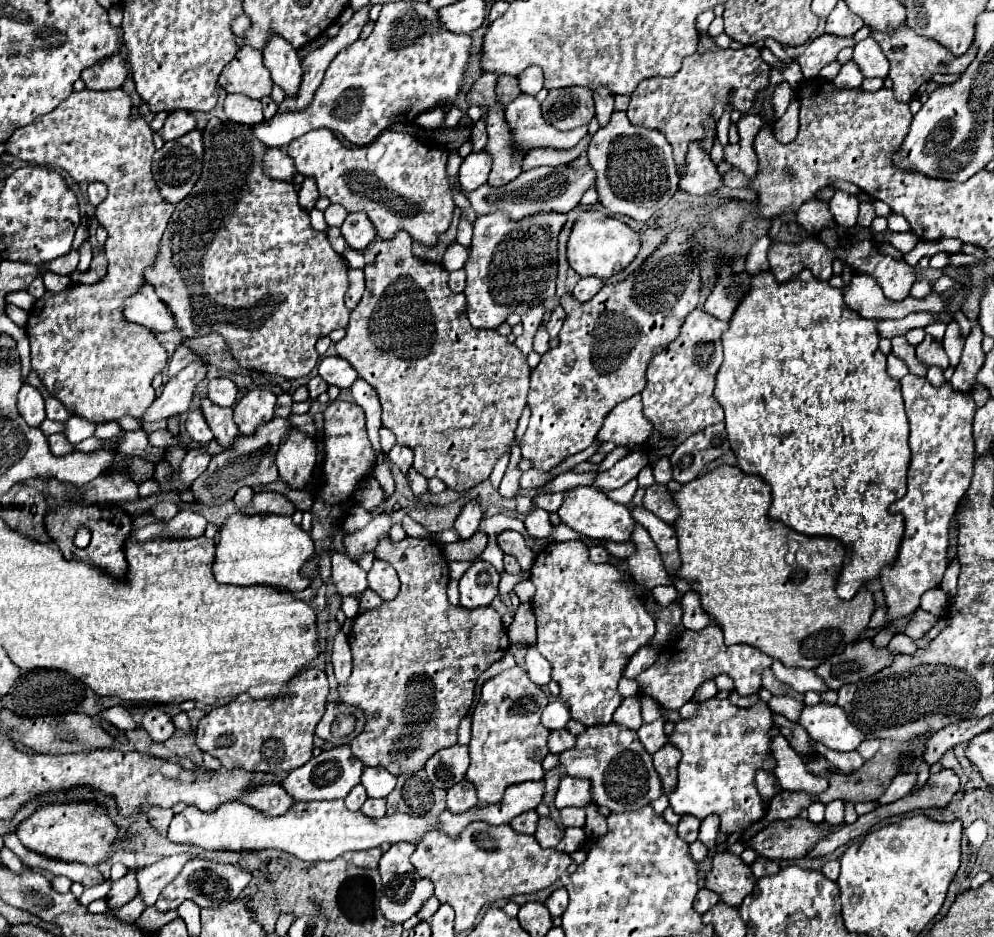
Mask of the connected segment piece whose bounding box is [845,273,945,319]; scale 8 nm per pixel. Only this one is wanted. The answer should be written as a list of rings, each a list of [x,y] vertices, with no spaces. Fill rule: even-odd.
[[[867,273],[853,275],[851,283],[845,287],[845,301],[865,319],[903,319],[915,311],[929,311],[929,313],[945,311],[945,301],[937,293],[931,293],[923,299],[907,297],[897,303],[889,301],[883,295],[879,283]]]

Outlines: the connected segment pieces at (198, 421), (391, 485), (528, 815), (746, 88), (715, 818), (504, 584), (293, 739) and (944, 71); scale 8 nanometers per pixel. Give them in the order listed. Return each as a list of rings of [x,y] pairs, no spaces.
[[[199,409],[189,413],[189,417],[185,421],[185,429],[187,429],[189,437],[197,443],[209,443],[213,439],[213,433],[211,433],[211,429],[209,429],[209,425]]]
[[[385,459],[381,461],[381,464],[375,465],[373,477],[379,482],[381,489],[385,491],[385,495],[391,497],[391,493],[393,493],[393,489],[395,489],[395,481],[393,481],[393,475],[388,463],[389,461]]]
[[[525,811],[521,813],[519,817],[515,817],[509,825],[513,827],[513,831],[517,833],[527,833],[527,835],[533,835],[535,829],[537,829],[537,813],[535,811]]]
[[[755,45],[743,49],[717,49],[713,53],[695,53],[683,61],[683,67],[673,77],[651,77],[639,83],[631,95],[631,105],[627,117],[633,125],[659,129],[665,133],[667,141],[673,147],[673,157],[677,167],[685,161],[685,151],[689,141],[701,141],[705,149],[711,149],[713,137],[717,133],[717,121],[723,107],[727,105],[727,93],[733,89],[733,107],[745,113],[759,89],[769,83],[771,67],[759,57]]]
[[[709,815],[707,819],[701,821],[701,829],[699,829],[699,841],[713,851],[717,845],[717,835],[719,835],[719,815]]]
[[[521,571],[521,573],[518,575],[507,575],[507,573],[503,573],[503,577],[501,577],[501,583],[499,583],[499,597],[505,597],[507,593],[513,591],[517,583],[530,580],[530,578],[530,572]]]
[[[317,667],[303,669],[291,681],[291,699],[251,699],[235,697],[227,705],[209,711],[195,731],[195,743],[201,751],[219,759],[225,769],[243,769],[249,773],[289,773],[313,757],[315,727],[325,713],[329,681]]]
[[[909,27],[899,33],[893,33],[893,35],[885,35],[885,33],[871,33],[871,35],[875,37],[875,41],[879,43],[885,57],[891,63],[889,77],[893,81],[893,93],[895,93],[895,99],[903,101],[903,103],[911,103],[911,101],[919,99],[925,93],[927,83],[933,79],[933,75],[959,75],[967,69],[967,65],[975,57],[973,47],[965,55],[955,57],[955,55],[947,53],[947,49],[943,49],[943,45],[939,45],[937,41],[921,37],[921,35],[913,33]]]

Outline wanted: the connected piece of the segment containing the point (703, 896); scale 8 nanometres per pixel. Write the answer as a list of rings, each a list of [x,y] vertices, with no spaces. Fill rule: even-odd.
[[[699,889],[697,897],[695,897],[695,911],[703,915],[703,913],[709,911],[717,901],[719,901],[719,895],[717,895],[717,893],[713,893],[713,891],[709,891],[709,889]]]

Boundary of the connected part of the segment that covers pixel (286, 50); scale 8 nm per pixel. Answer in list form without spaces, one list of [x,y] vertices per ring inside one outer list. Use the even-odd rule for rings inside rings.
[[[273,33],[261,53],[273,83],[279,85],[285,95],[295,93],[301,81],[301,59],[297,57],[297,51],[283,37]]]

